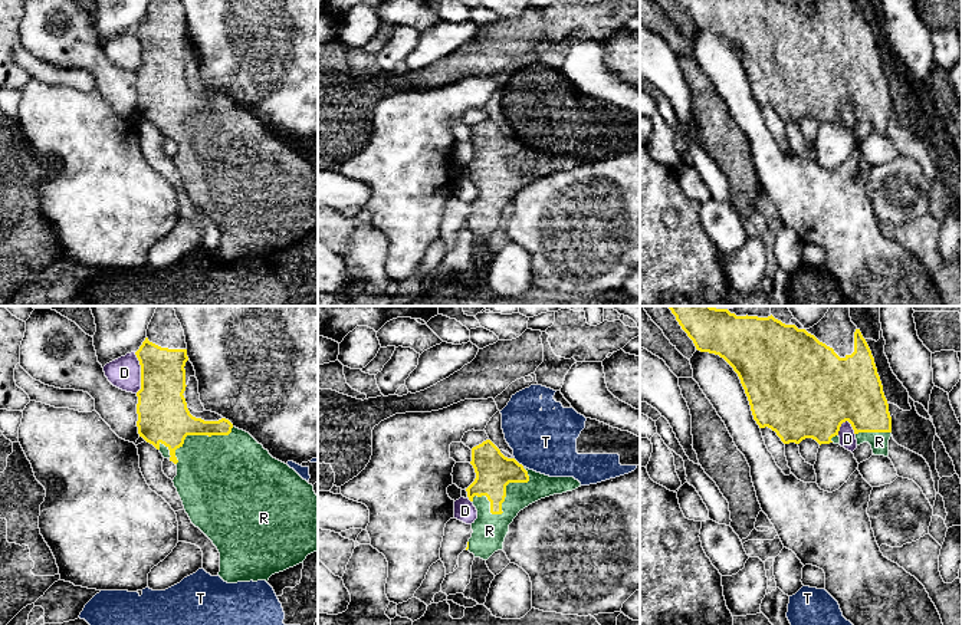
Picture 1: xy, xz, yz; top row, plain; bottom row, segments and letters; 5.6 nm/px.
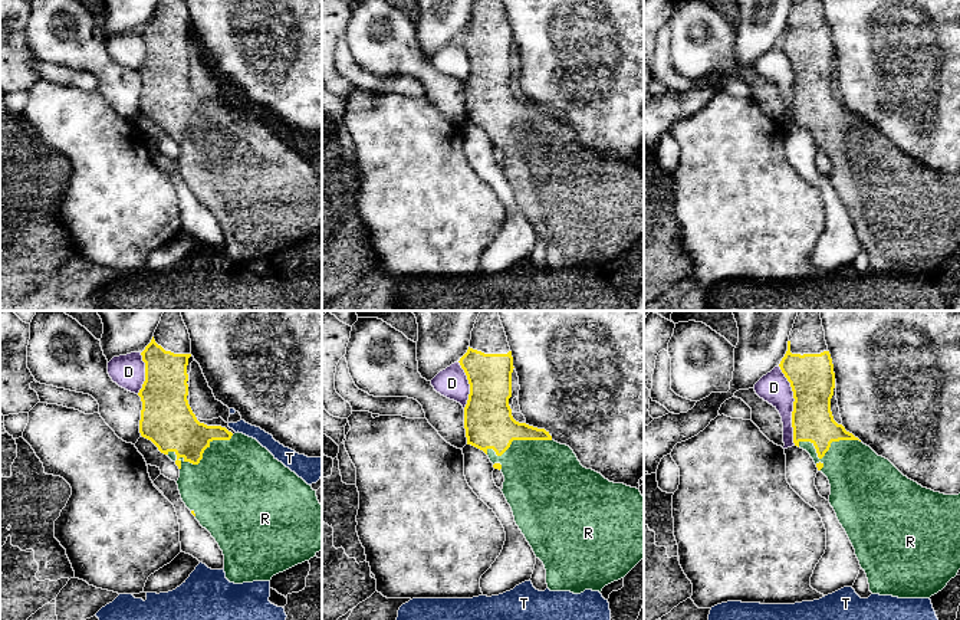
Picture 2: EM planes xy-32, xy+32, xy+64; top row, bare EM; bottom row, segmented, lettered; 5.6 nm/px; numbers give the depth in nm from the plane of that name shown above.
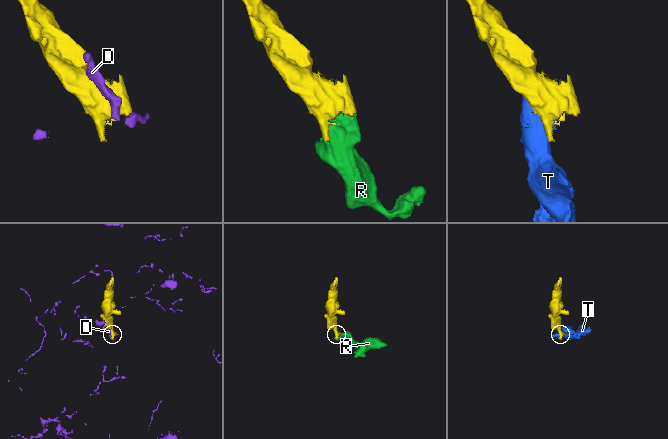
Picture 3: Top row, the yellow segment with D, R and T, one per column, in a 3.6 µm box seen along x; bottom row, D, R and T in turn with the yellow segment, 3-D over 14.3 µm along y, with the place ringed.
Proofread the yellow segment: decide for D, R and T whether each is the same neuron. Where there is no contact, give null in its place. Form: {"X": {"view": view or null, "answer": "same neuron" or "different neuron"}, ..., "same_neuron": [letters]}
{"D": {"view": "xy", "answer": "different neuron"}, "R": {"view": "xz", "answer": "same neuron"}, "T": {"view": "xz", "answer": "different neuron"}, "same_neuron": ["R"]}

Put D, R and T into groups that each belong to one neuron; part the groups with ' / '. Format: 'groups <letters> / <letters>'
groups D / R / T

